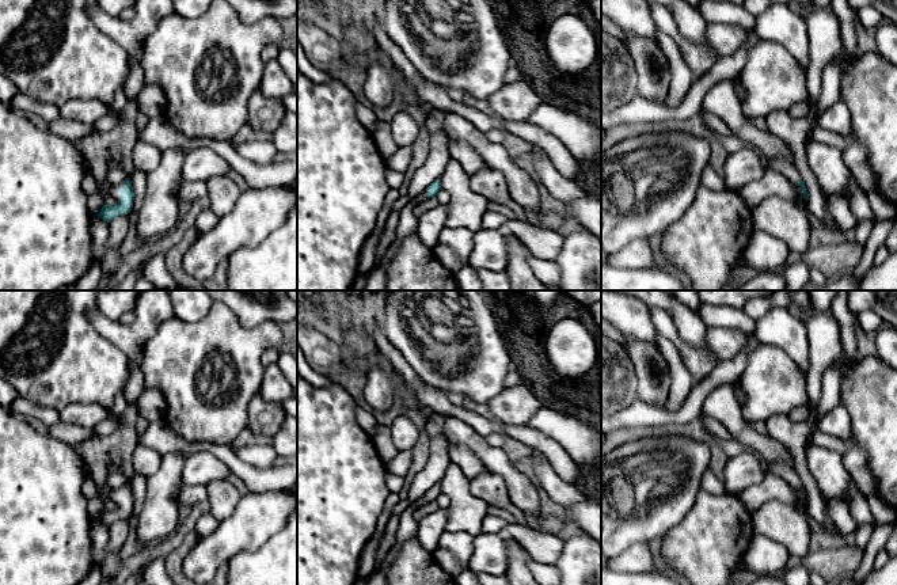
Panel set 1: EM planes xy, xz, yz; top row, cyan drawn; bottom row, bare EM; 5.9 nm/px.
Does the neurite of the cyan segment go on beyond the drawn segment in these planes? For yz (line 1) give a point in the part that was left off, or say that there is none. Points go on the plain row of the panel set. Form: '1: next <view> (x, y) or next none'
1: next none

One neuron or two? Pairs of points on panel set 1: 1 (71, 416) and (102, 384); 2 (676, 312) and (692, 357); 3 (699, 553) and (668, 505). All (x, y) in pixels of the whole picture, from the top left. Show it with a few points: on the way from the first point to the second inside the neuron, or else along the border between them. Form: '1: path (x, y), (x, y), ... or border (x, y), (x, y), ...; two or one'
1: border (60, 411), (72, 403), (101, 403), (109, 411); two
2: border (669, 315), (677, 334), (684, 341), (709, 349); two
3: border (698, 494), (691, 511), (658, 538); two

